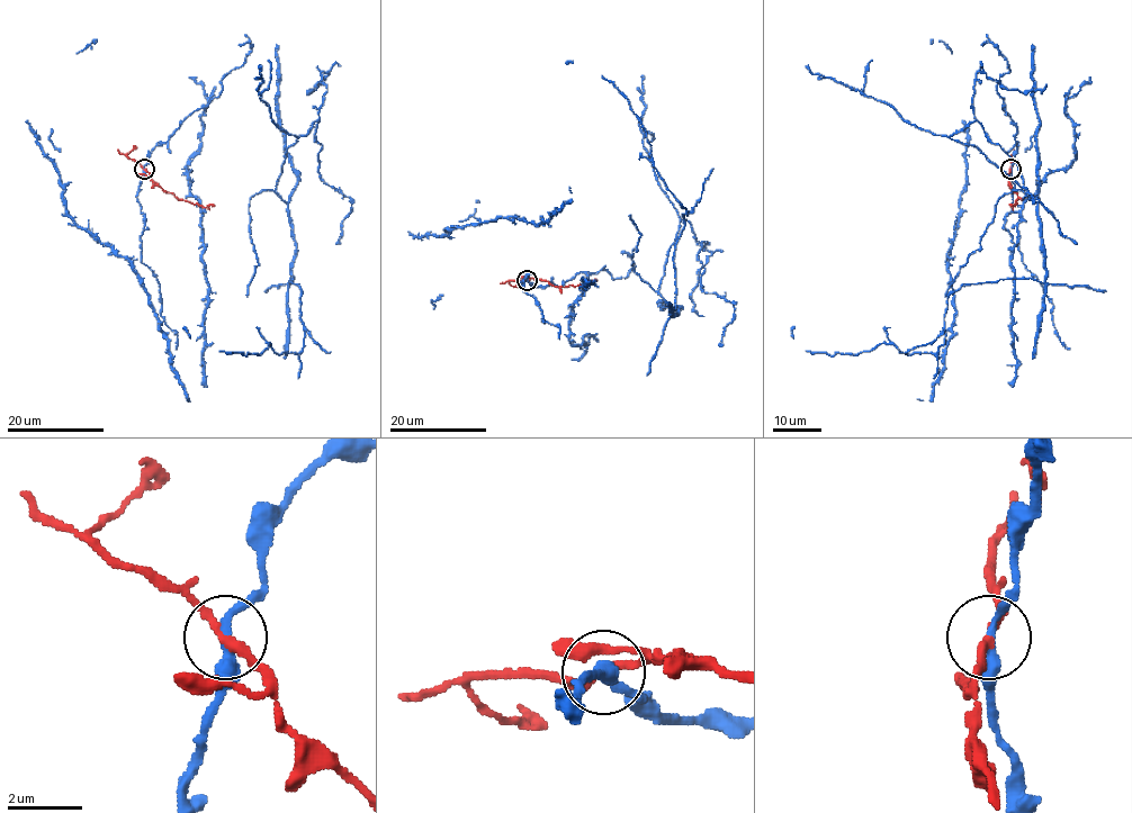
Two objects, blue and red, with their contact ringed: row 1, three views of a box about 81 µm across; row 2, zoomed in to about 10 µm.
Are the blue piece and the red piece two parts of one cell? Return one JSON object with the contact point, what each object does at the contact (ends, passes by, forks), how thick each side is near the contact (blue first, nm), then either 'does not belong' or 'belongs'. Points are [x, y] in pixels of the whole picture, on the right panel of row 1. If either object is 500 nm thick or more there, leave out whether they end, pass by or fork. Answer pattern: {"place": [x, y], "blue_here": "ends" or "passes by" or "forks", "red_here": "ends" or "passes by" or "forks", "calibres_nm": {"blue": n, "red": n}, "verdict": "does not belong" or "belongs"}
{"place": [1011, 169], "blue_here": "passes by", "red_here": "passes by", "calibres_nm": {"blue": 280, "red": 200}, "verdict": "does not belong"}

